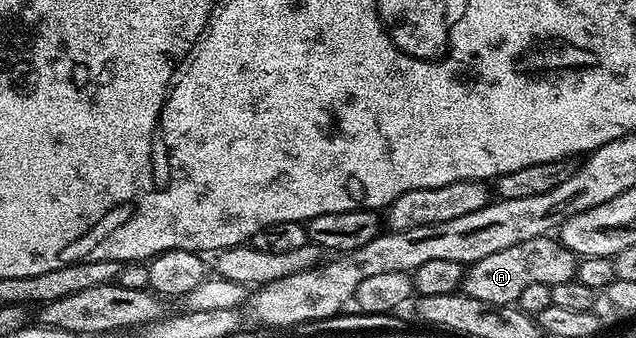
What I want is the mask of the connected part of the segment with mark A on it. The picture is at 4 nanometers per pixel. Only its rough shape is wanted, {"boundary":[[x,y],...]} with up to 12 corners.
{"boundary":[[552,235],[468,265],[460,291],[513,306],[526,286],[572,281],[578,257]]}

